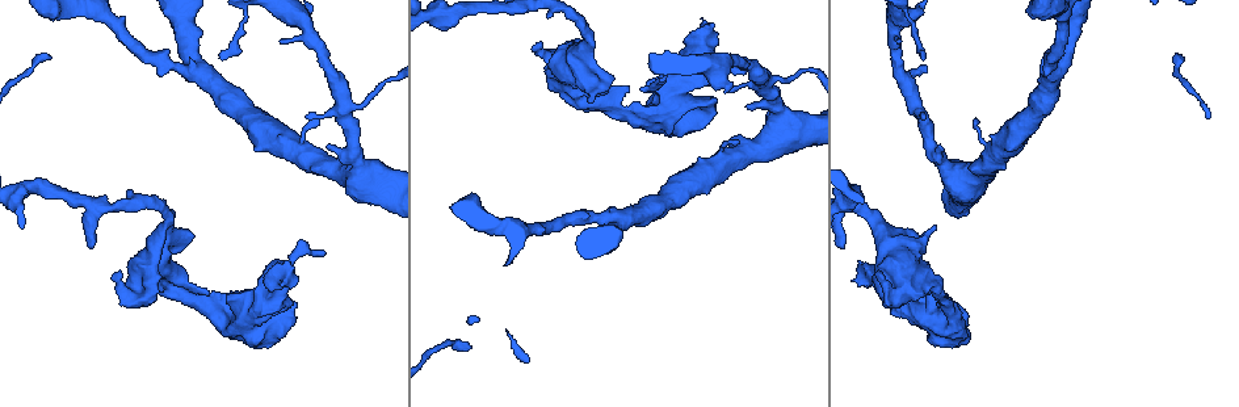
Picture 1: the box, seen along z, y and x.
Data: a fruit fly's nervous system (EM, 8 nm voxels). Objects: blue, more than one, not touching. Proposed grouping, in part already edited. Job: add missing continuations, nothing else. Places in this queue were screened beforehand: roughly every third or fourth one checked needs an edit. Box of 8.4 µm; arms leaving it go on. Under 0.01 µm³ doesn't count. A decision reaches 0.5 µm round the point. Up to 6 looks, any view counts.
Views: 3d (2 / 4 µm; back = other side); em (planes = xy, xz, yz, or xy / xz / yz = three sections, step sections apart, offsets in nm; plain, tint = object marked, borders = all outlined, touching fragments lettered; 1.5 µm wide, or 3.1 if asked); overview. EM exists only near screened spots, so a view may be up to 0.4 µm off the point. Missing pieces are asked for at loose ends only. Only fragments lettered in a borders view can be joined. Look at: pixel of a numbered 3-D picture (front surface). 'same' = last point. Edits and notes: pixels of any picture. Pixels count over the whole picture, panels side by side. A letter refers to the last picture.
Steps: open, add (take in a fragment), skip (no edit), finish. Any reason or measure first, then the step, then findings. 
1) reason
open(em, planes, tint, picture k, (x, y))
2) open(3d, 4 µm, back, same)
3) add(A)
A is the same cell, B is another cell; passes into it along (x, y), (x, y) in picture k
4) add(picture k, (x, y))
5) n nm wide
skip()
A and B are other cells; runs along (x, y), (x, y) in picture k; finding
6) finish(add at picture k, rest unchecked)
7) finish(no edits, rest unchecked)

an open end
open(em, planes, borders, picture 1, (325, 147))

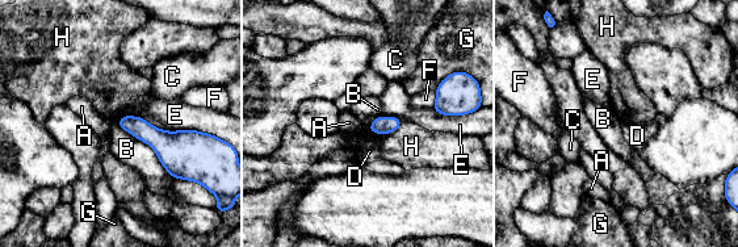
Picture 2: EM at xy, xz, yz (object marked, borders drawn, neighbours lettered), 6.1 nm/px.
skip()
A, B, C, D, E, F, G and H are other cells; border along (116, 121), (152, 149), (172, 179) in picture 2; none of them fits

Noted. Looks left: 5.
an open end
open(em, yz, step 8, borders, picture 1, (746, 71))

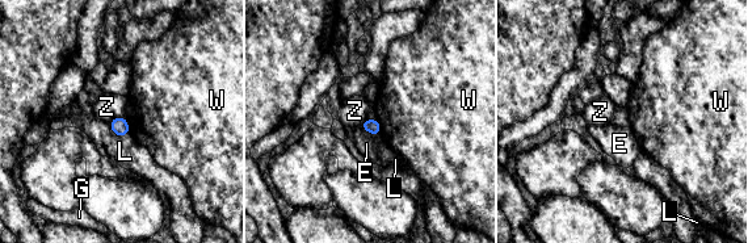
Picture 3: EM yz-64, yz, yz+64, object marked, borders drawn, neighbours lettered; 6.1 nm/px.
cut it another way
open(em, planes, borders, same)

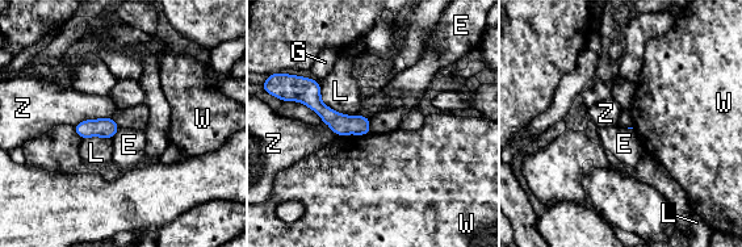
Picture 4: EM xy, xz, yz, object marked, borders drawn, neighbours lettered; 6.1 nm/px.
skip()
E, G, L, W and Z are other cells; border along (120, 129), (112, 138) in picture 4; no lettered fragment goes on from it

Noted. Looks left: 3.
an open end
open(em, yz, step 8, borders, picture 1, (283, 38))

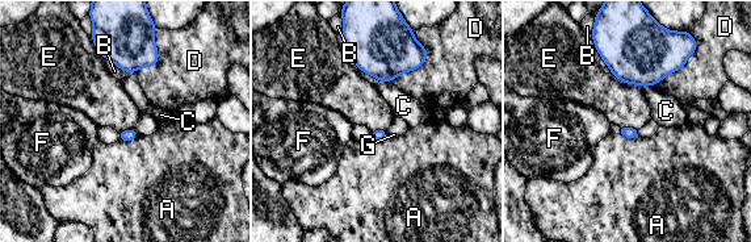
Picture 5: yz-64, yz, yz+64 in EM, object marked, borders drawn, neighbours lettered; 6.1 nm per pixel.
open(em, planes, borders, same)

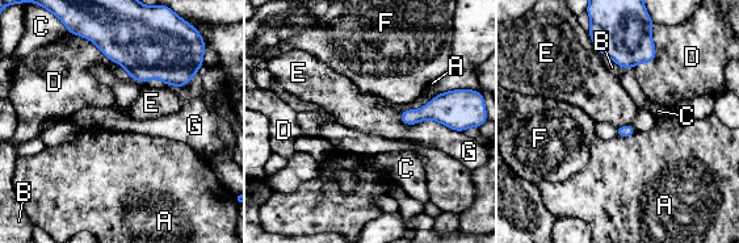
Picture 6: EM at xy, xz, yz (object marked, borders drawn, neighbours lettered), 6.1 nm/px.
skip()
A, B, C, D, E, F and G are other cells; border along (402, 110), (399, 120), (414, 125) in picture 6; no lettered fragment goes on from it

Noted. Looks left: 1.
finish(no edits, rest unchecked)

